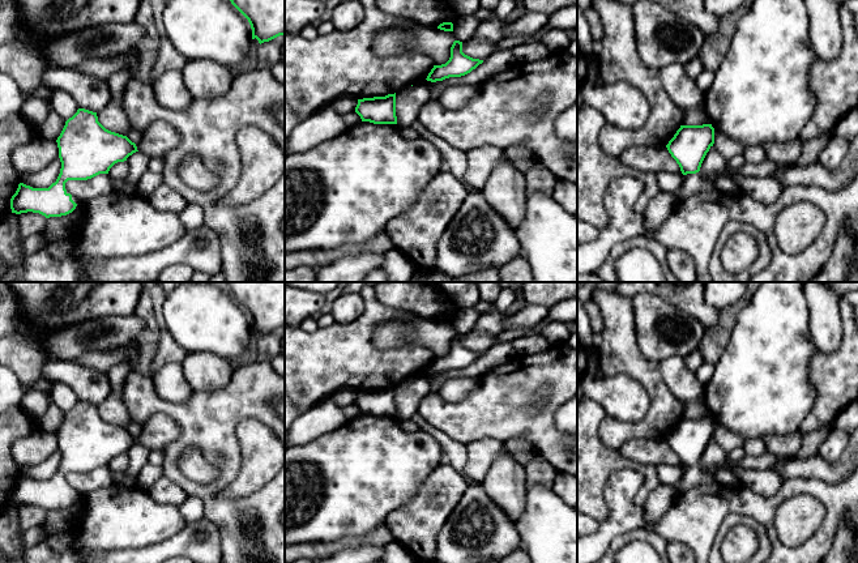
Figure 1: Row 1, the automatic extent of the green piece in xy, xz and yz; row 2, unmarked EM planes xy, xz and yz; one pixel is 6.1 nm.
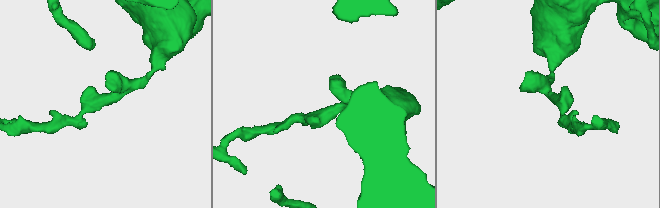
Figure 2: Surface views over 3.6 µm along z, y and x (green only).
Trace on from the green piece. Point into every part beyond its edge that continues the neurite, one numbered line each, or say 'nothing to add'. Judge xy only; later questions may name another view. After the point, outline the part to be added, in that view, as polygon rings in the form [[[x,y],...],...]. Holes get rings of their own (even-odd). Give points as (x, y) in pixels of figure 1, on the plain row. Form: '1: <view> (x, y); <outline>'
nothing to add

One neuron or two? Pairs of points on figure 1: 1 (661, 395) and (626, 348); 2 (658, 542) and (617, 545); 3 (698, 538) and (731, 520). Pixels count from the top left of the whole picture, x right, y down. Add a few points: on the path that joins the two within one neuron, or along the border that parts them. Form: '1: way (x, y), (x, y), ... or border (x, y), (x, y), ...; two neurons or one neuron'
1: way (653, 383), (631, 359); one neuron
2: way (648, 537), (627, 537); one neuron
3: border (746, 514), (730, 512), (721, 523), (711, 549); two neurons

